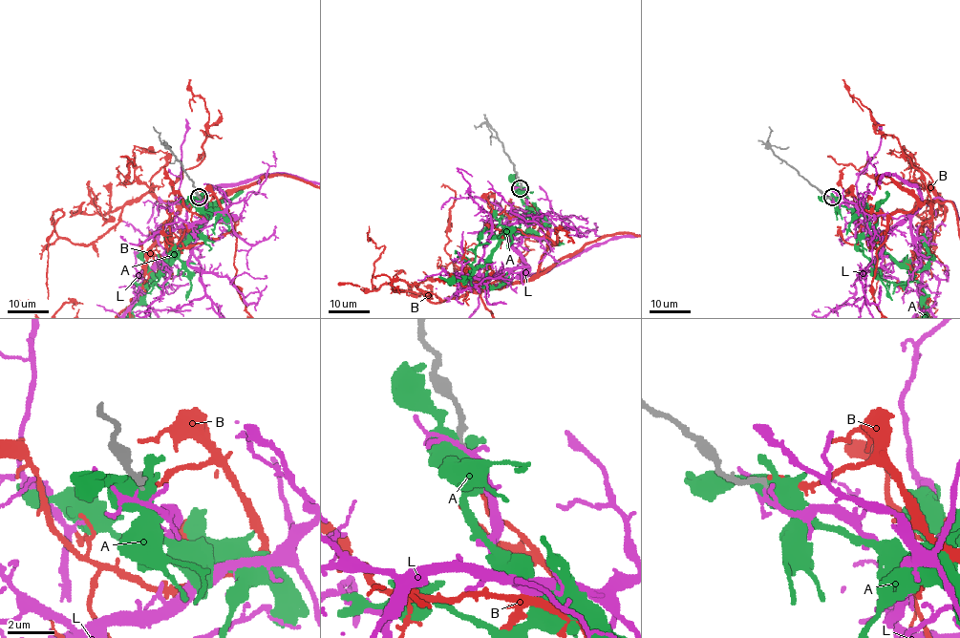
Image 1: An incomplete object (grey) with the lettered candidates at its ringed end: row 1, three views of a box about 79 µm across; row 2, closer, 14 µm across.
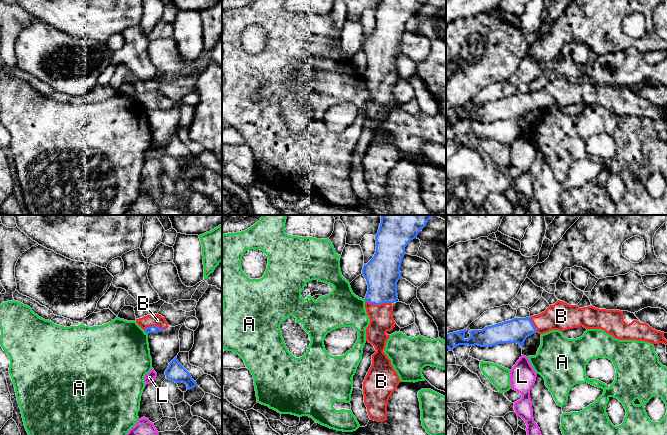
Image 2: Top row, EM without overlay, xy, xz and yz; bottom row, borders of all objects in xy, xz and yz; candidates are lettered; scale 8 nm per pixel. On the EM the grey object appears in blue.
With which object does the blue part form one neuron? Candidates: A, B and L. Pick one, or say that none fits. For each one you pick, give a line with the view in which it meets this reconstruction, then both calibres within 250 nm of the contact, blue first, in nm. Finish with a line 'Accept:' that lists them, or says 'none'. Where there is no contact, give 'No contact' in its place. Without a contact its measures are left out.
B: Touches blue in xz. Thickness 280 nm (blue) against 190 nm
Accept: B

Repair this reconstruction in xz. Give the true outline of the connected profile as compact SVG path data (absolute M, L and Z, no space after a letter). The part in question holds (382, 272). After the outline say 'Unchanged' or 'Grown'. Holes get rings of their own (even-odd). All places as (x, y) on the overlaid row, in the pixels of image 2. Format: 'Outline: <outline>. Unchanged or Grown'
Outline: M382 215L378 233L375 235L376 252L373 258L363 266L362 274L368 285L365 297L365 308L370 323L366 328L366 341L371 343L376 352L372 355L372 365L363 382L364 403L367 407L369 418L383 422L387 420L387 404L389 397L400 383L399 376L391 365L391 360L383 352L391 331L395 327L392 316L392 304L398 300L397 282L401 279L400 266L407 244L415 239L434 215Z. Grown

